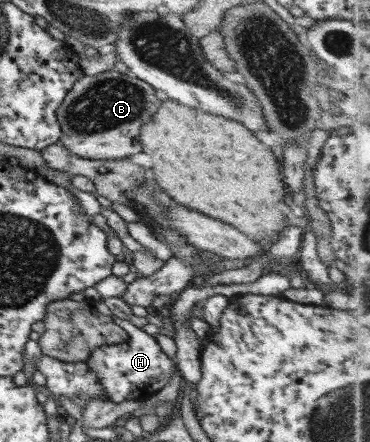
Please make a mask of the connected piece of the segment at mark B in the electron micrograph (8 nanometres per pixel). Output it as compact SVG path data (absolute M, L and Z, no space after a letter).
M106 71L82 76L66 94L57 111L64 143L76 156L88 160L118 160L143 152L140 134L143 124L154 116L162 100L147 82L131 73Z

